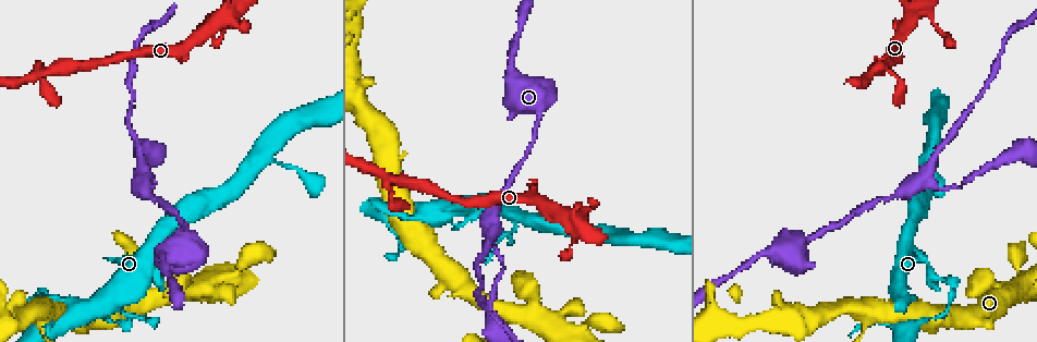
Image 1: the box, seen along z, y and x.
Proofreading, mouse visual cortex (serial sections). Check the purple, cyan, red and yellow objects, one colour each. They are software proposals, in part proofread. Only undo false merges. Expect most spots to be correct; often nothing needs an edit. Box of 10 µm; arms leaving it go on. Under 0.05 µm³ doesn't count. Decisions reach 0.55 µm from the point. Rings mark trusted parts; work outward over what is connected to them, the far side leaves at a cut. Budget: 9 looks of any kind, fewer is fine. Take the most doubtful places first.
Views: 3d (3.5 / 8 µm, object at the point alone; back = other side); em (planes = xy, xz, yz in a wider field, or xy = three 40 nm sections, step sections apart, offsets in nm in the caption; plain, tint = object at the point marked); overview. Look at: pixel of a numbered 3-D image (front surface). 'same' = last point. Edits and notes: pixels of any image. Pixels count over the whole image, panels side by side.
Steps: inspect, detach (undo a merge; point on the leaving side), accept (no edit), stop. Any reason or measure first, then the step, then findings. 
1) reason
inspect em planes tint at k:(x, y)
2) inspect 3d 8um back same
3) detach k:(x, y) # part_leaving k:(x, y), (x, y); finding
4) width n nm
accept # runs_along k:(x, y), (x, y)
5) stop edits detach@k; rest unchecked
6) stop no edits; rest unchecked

arms part here
inspect 3d 8um back at 1:(387, 180)

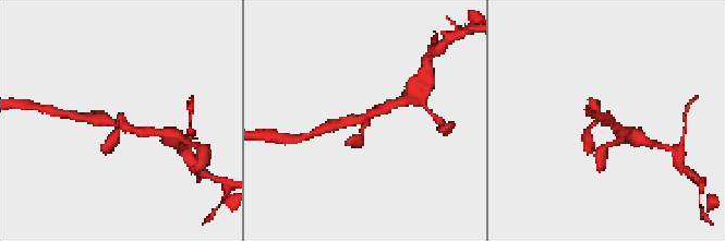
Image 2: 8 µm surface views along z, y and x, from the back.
zoom in
inspect 3d 3.5um same

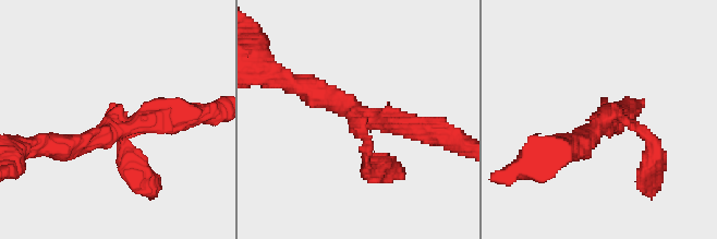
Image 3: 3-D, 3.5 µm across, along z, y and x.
arms 3; arm_widths 150, 300, 350 nm
inspect em xy step 1 tint at 3:(361, 119)

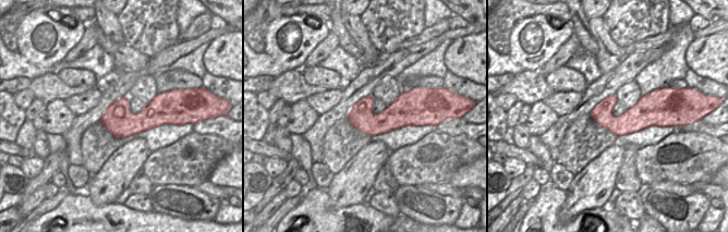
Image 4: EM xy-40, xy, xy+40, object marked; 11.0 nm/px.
accept # all the same cell

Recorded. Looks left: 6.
branch point
inspect 3d 3.5um at 1:(490, 229)

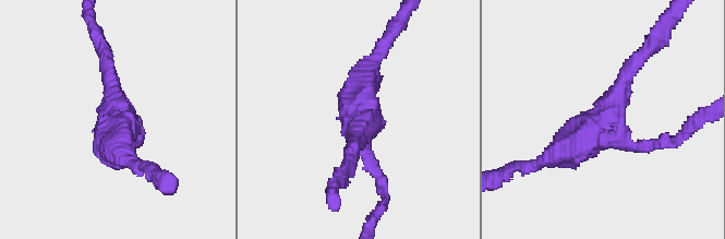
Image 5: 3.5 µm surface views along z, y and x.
arms 3; arm_widths 200, 200, 250 nm
inspect em xy step 5 tint at 5:(609, 138)

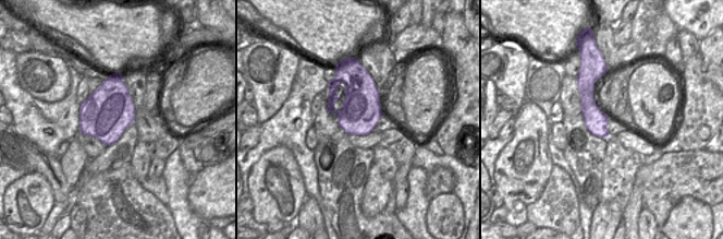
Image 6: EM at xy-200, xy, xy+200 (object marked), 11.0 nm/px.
accept # runs_along 5:(540, 163), (595, 126), (629, 146), (660, 143); one cell here

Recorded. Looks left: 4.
sharp bend
inspect 3d 8um at 1:(468, 212)

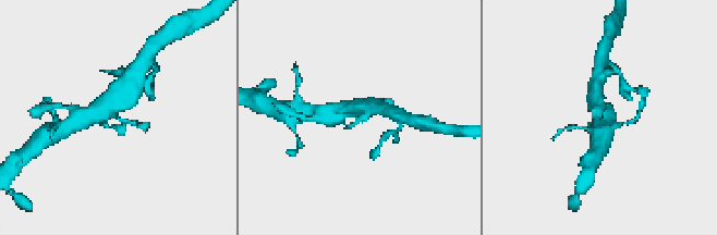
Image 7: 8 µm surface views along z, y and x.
arms 3; arm_widths 150, 500, 600 nm
inspect em planes tint same

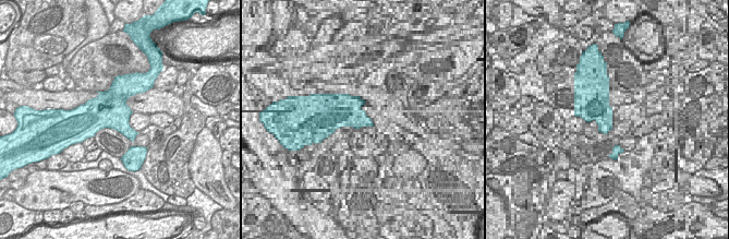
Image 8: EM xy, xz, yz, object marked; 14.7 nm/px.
accept # one cell here

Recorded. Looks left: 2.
abrupt turn
inspect 3d 3.5um at 1:(1014, 287)

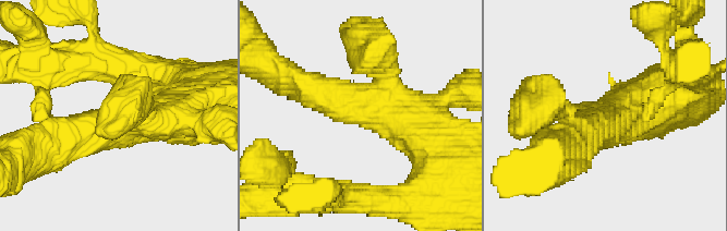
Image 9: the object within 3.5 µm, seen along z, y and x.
arms 4; arm_widths 350, 400, 500, 600 nm; now the EM
inspect em xy step 5 tint at 9:(370, 109)

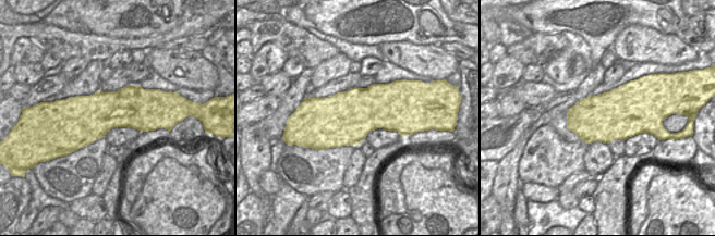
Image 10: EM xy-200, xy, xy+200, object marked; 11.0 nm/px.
accept # runs_along 9:(305, 87), (386, 112), (429, 143); all the same cell

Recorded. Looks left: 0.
stop no edits; rest unchecked

